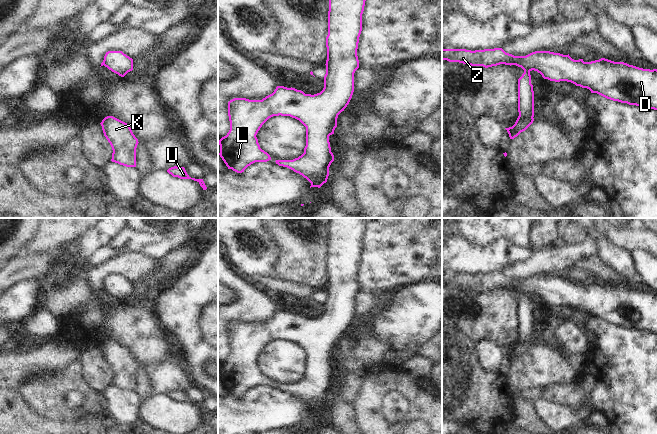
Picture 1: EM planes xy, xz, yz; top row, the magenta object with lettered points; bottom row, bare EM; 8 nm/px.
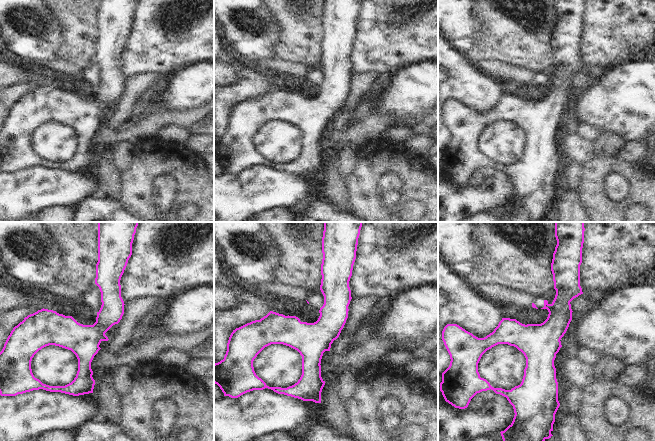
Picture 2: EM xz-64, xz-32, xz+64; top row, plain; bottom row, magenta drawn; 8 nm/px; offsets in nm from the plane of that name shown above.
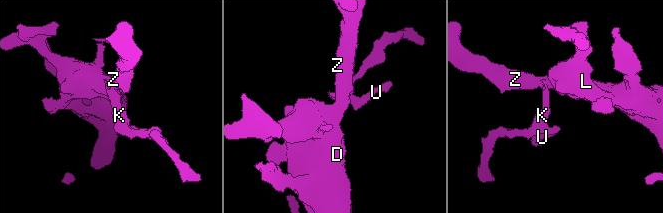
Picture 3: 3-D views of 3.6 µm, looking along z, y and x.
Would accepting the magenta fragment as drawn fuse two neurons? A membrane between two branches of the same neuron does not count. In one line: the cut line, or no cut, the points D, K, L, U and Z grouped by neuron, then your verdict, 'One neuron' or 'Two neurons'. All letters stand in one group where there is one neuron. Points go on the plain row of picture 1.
Split along yz (523, 292), (529, 297). Groups: D L Z / K U. Two neurons

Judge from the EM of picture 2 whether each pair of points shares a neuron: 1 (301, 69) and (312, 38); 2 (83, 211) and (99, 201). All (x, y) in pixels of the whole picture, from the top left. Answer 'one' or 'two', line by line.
1: two
2: one

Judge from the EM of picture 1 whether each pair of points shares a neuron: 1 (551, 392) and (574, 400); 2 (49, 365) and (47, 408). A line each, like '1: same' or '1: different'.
1: same
2: different

